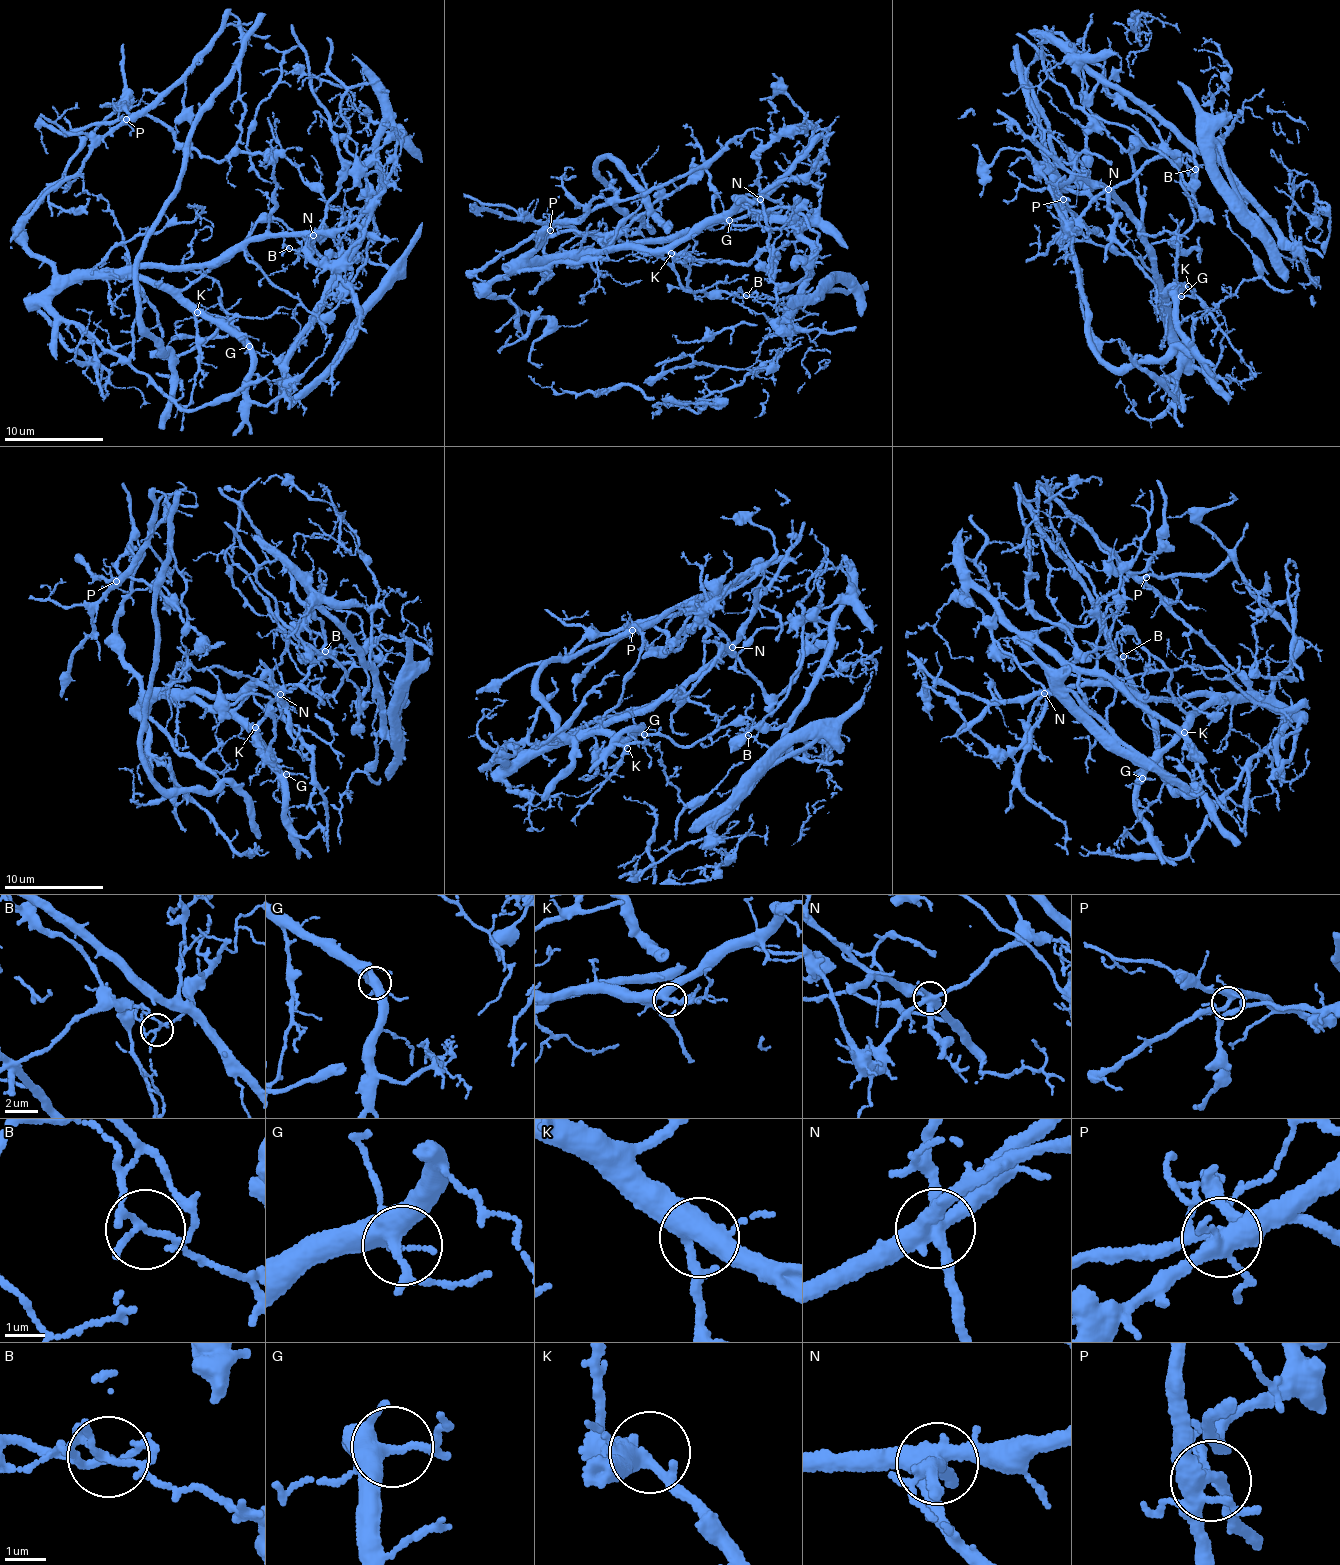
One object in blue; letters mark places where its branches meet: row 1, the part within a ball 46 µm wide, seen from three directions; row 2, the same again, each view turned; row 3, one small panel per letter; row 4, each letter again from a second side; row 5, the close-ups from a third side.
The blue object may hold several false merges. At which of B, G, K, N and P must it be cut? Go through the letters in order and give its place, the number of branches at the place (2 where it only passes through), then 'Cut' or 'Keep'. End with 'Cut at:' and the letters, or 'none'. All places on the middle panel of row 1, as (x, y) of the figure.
B: Place: (746, 295). Branches: 5. Cut
G: Place: (729, 220). Branches: 6. Keep
K: Place: (671, 253). Branches: 4. Keep
N: Place: (760, 199). Branches: 6. Cut
P: Place: (550, 230). Branches: 6. Keep
Cut at: B, N

